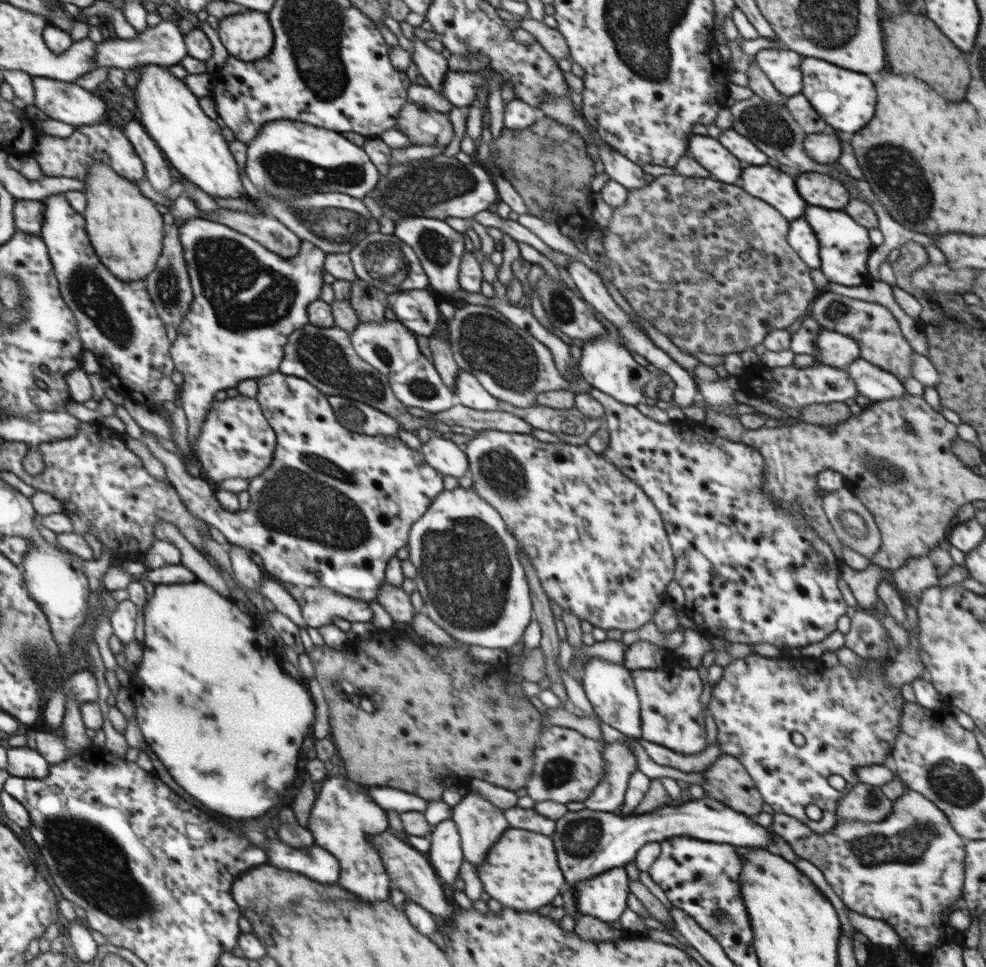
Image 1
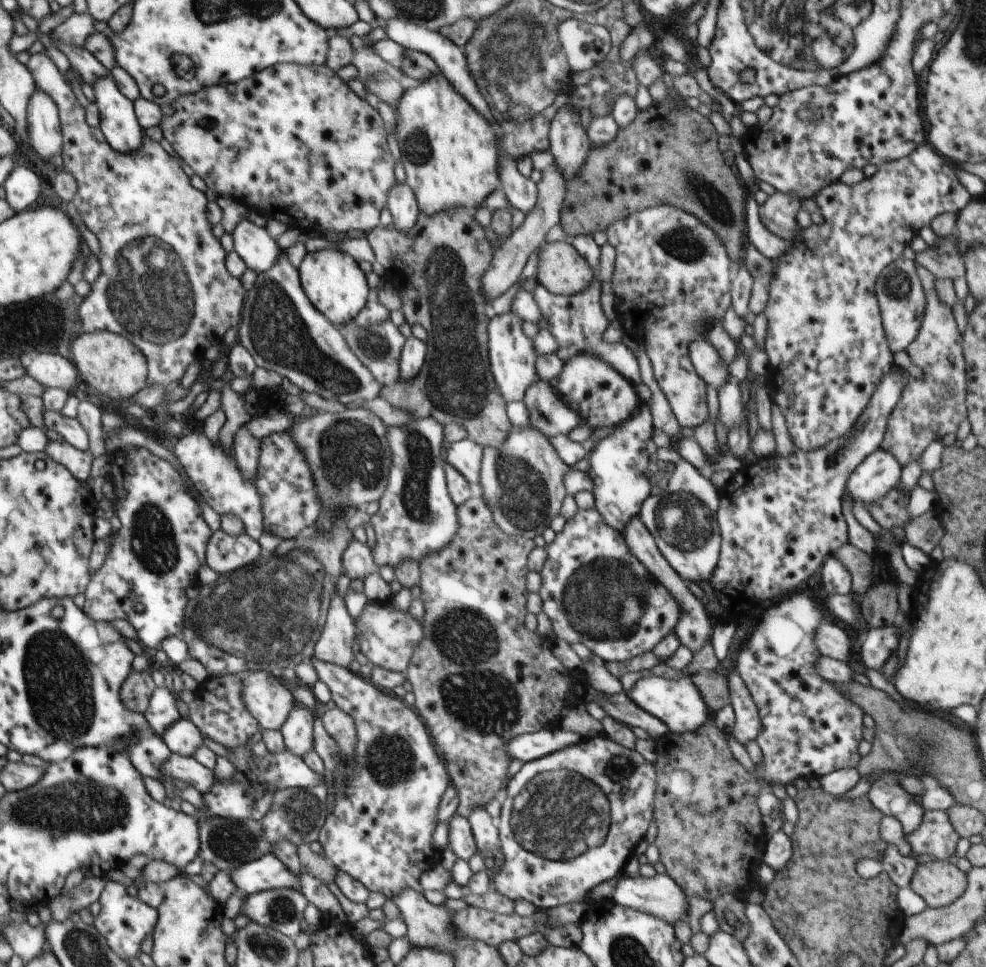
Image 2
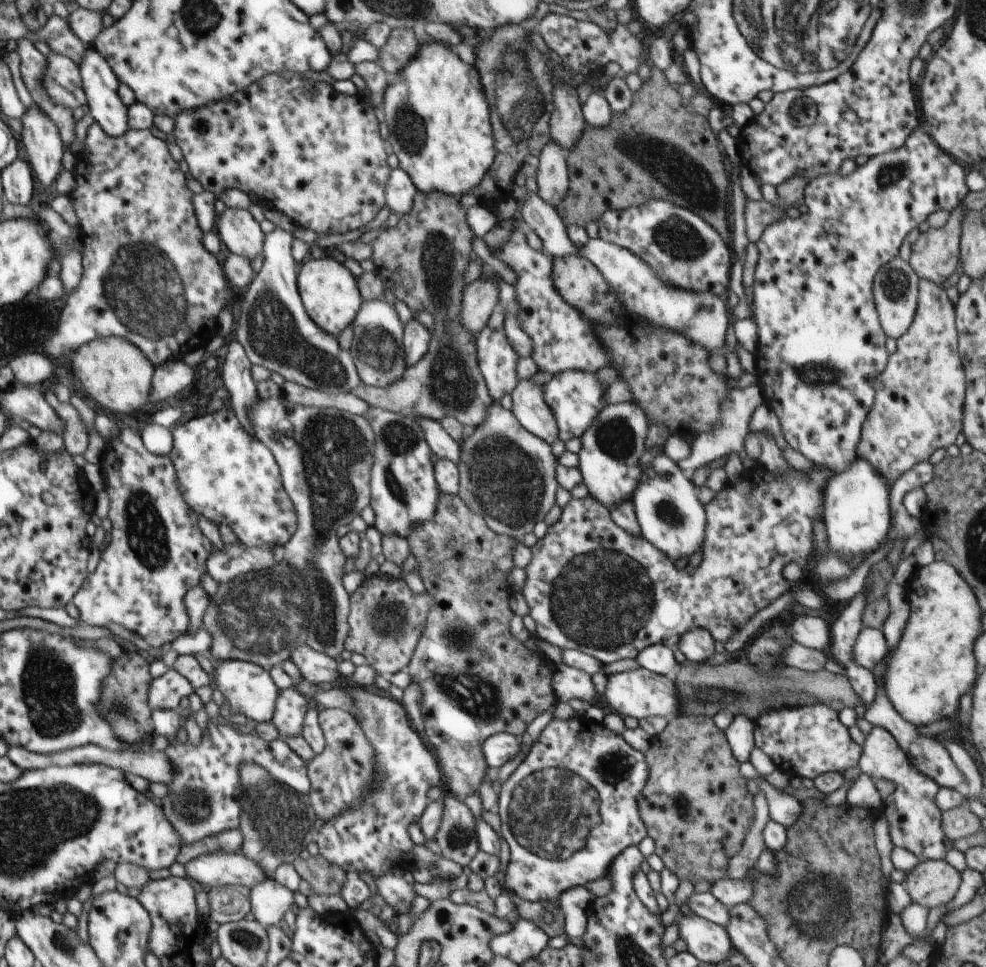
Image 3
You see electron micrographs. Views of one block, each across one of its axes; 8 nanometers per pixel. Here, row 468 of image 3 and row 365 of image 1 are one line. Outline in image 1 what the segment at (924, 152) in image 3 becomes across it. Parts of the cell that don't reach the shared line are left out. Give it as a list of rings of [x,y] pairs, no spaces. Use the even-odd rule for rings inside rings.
[[[822,328],[814,346],[816,363],[823,365],[840,369],[860,359],[860,346],[857,342],[852,337],[835,330]]]

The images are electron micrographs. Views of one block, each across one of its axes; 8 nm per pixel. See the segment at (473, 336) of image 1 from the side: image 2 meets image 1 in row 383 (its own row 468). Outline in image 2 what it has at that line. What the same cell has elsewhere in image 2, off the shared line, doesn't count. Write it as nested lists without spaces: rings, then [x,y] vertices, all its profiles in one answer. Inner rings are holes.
[[[512,425],[502,446],[483,447],[479,474],[482,486],[475,491],[489,506],[496,526],[504,534],[532,540],[543,535],[544,528],[550,528],[552,520],[560,514],[567,495],[563,476],[568,470],[569,466],[560,460],[544,434],[534,427],[518,428]]]

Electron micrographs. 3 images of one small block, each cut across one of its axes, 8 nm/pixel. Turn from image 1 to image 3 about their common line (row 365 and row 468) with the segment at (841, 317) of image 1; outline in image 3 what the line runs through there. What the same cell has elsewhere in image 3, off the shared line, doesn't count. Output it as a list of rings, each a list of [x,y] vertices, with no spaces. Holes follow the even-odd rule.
[[[920,279],[916,316],[906,334],[896,340],[896,352],[889,354],[886,370],[873,383],[874,404],[862,425],[856,449],[857,458],[868,460],[890,487],[915,464],[929,460],[935,450],[946,449],[954,444],[956,436],[963,430],[963,410],[968,382],[959,355],[959,339],[955,306],[948,299],[946,289],[930,280]]]

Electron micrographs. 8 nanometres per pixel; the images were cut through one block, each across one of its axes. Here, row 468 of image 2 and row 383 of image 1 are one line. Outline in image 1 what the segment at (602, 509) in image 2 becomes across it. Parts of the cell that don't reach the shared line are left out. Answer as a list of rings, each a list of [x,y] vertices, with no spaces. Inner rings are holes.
[[[608,335],[584,340],[578,365],[582,378],[592,388],[604,391],[611,398],[635,407],[639,402],[646,401],[644,388],[650,381],[650,371],[638,364],[623,345],[609,339]]]

